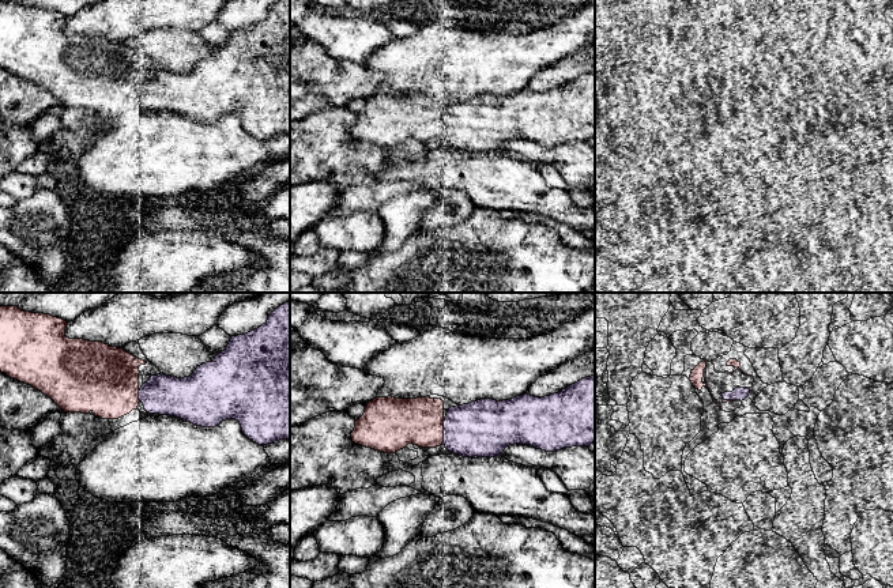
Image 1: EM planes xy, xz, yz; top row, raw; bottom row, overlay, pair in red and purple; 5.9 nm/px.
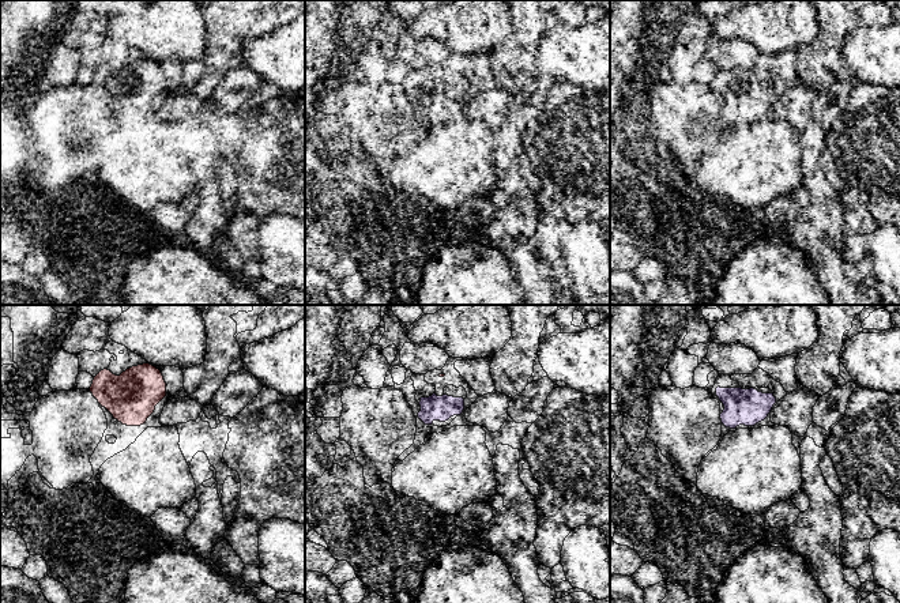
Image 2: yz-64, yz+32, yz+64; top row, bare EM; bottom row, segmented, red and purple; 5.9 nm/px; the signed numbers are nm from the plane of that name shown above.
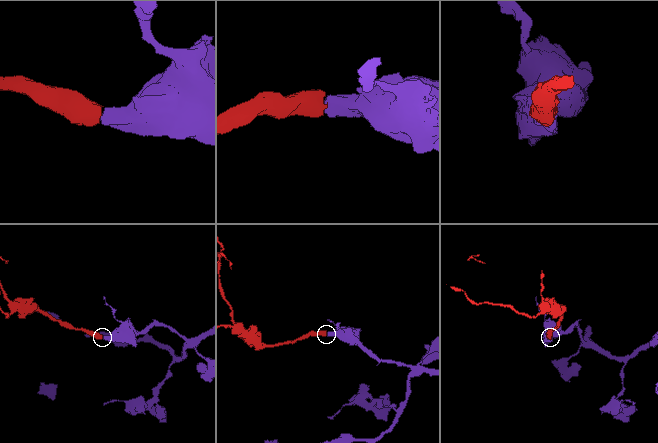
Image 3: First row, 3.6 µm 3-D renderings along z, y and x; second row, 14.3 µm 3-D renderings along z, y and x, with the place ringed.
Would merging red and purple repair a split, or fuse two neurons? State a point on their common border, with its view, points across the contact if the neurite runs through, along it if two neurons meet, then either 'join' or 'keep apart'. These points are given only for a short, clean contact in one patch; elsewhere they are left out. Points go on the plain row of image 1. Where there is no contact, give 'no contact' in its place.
contact xz (443, 127); join

